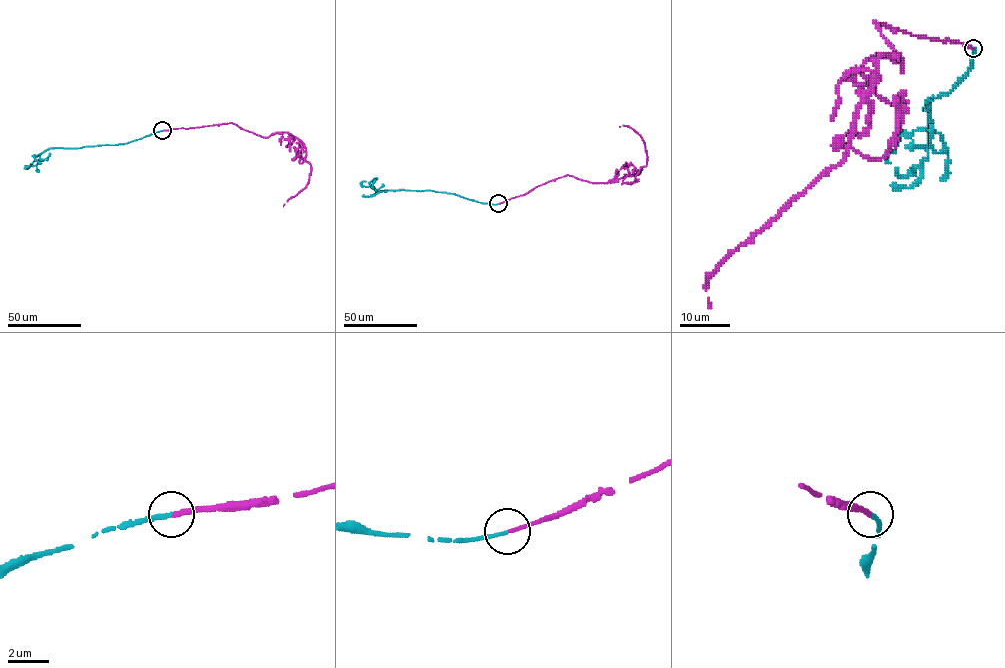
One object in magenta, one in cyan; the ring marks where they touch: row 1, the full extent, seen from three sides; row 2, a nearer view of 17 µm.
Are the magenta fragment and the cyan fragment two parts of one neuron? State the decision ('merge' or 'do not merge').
merge

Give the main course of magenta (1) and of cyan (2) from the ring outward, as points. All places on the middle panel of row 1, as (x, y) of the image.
1: (498, 203), (566, 175), (592, 183), (616, 181), (636, 175), (646, 165), (644, 142), (631, 128), (619, 127)
2: (498, 203), (483, 203), (432, 191), (377, 191), (361, 184), (366, 181)

